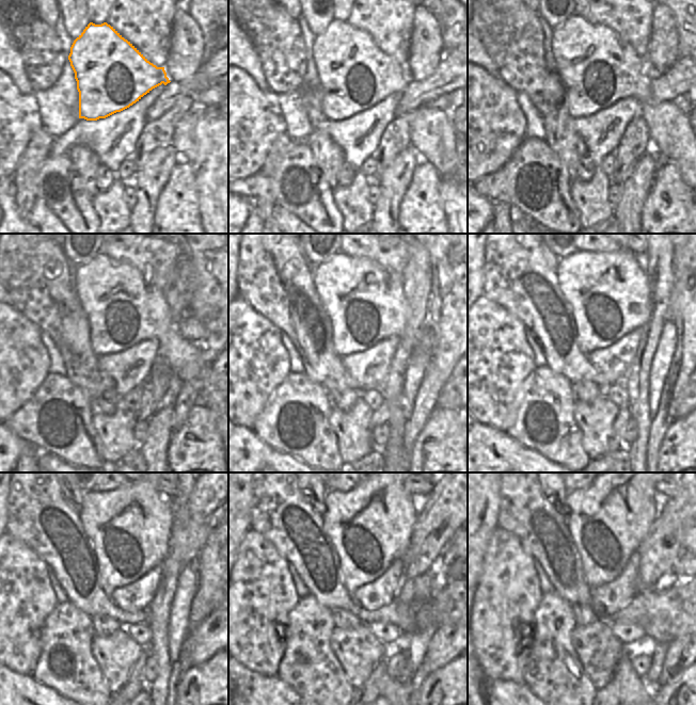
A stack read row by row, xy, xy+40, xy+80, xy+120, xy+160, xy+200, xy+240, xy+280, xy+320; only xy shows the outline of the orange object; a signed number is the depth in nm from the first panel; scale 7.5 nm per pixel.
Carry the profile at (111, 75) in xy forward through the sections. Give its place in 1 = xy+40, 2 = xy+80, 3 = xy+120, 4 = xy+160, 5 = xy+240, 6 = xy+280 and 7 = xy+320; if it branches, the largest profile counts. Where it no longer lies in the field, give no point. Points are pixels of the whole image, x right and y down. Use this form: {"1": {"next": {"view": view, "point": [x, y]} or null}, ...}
{"1": {"next": {"view": "xy+40", "point": [354, 74]}}, "2": {"next": {"view": "xy+80", "point": [597, 68]}}, "3": {"next": {"view": "xy+120", "point": [122, 309]}}, "4": {"next": {"view": "xy+160", "point": [365, 303]}}, "5": {"next": {"view": "xy+240", "point": [129, 527]}}, "6": {"next": {"view": "xy+280", "point": [370, 526]}}, "7": {"next": {"view": "xy+320", "point": [607, 521]}}}

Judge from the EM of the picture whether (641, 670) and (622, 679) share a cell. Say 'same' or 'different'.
different

